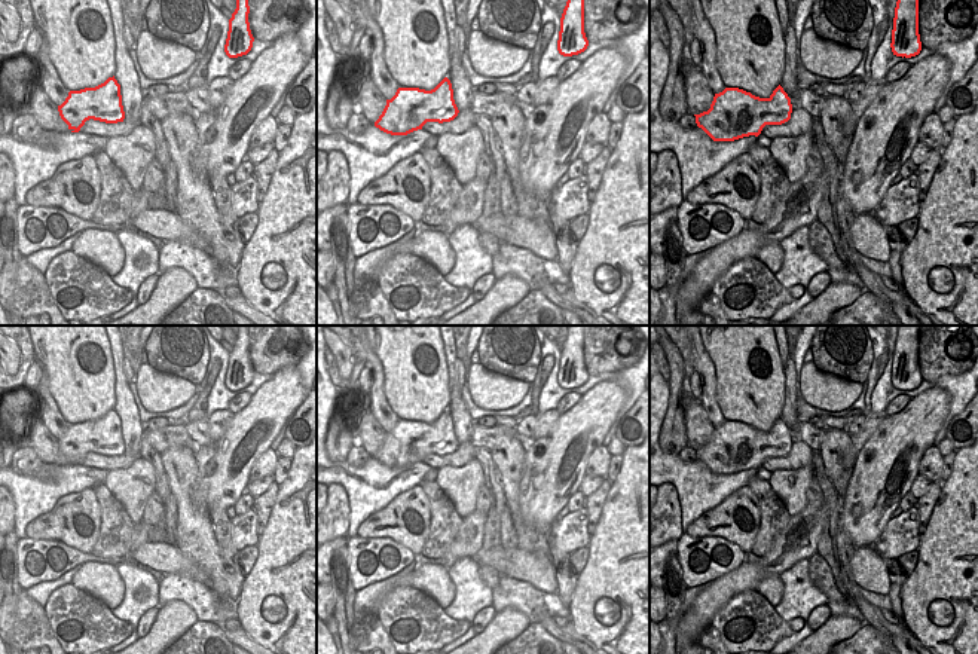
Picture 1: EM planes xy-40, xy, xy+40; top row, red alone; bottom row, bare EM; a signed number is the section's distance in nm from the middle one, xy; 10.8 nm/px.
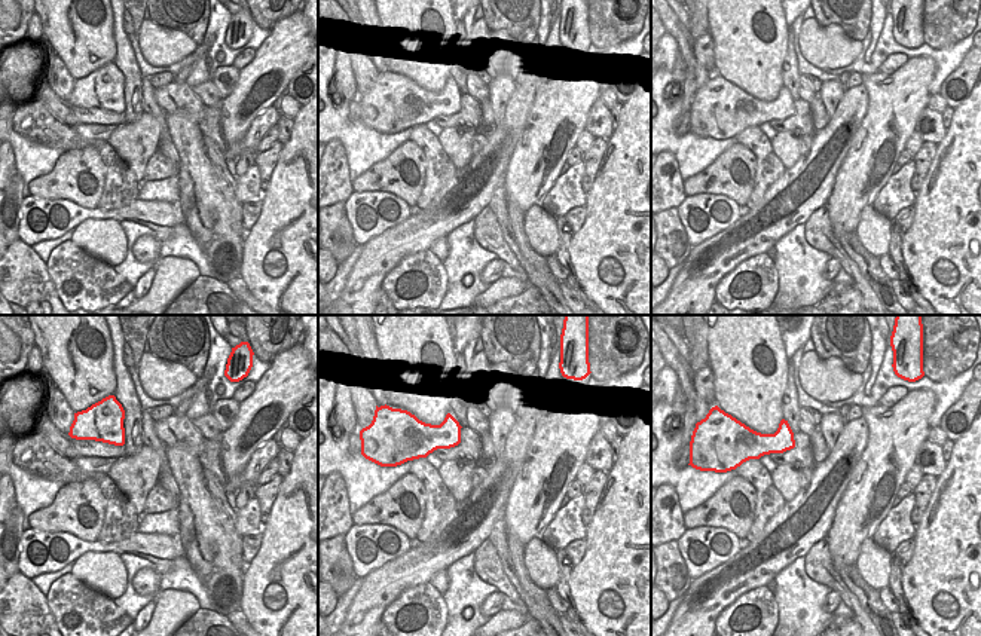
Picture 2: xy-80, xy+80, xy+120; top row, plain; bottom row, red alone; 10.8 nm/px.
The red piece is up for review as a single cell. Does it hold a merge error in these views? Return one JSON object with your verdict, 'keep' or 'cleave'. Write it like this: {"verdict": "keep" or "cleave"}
{"verdict": "keep"}

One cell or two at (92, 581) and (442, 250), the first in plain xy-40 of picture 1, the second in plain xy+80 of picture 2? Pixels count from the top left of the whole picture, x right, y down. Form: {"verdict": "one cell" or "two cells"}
{"verdict": "one cell"}

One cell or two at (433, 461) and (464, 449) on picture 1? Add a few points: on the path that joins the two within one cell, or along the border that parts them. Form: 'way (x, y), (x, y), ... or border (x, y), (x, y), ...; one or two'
way (440, 461), (451, 461), (457, 457); one

